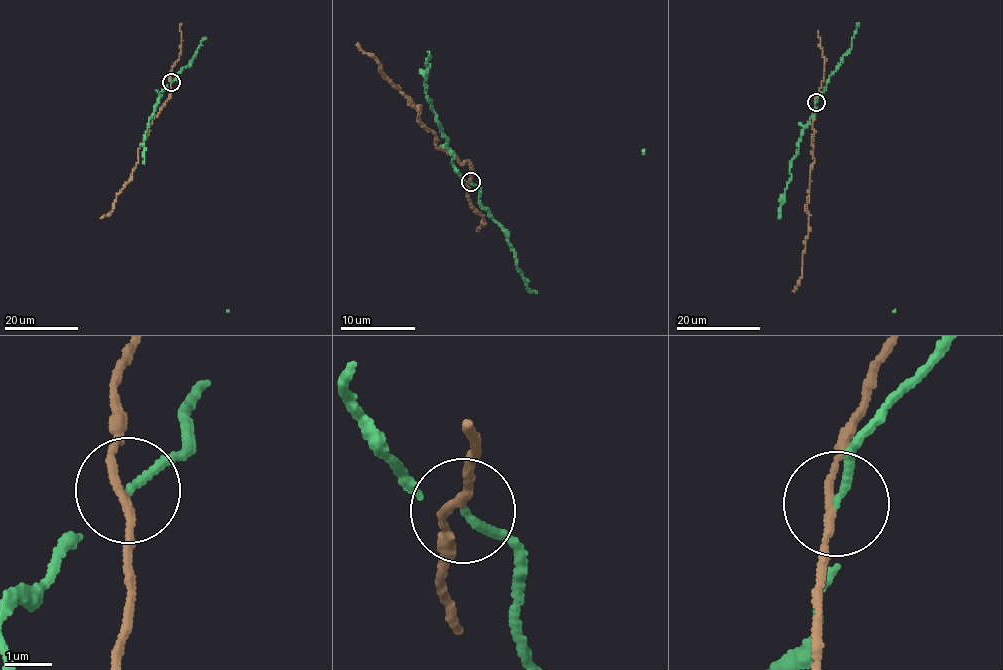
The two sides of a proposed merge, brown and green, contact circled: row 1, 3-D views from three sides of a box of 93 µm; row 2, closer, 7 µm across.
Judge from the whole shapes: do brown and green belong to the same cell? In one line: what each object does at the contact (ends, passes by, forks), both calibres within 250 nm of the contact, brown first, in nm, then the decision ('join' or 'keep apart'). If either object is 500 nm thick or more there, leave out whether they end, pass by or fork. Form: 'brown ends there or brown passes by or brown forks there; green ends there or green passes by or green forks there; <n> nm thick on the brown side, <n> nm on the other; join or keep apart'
brown passes by; green passes by; 160 nm thick on the brown side, 110 nm on the other; keep apart

